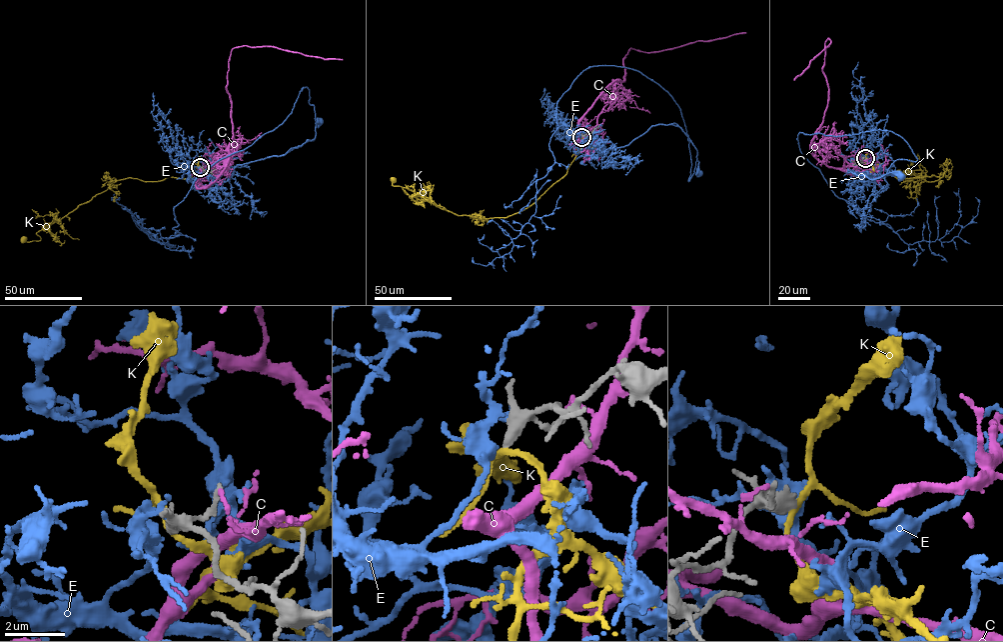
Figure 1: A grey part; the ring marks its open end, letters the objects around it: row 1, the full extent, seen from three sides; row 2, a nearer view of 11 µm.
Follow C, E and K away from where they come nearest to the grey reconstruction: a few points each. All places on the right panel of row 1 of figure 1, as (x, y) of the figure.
C: (864, 157), (864, 165), (837, 168), (810, 151), (827, 105), (822, 66), (829, 38), (793, 79)
E: (863, 157), (871, 176), (850, 170), (847, 174), (872, 179), (890, 172), (901, 176)
K: (865, 158), (899, 179), (937, 180), (946, 171), (937, 177), (905, 173), (904, 182), (898, 171)

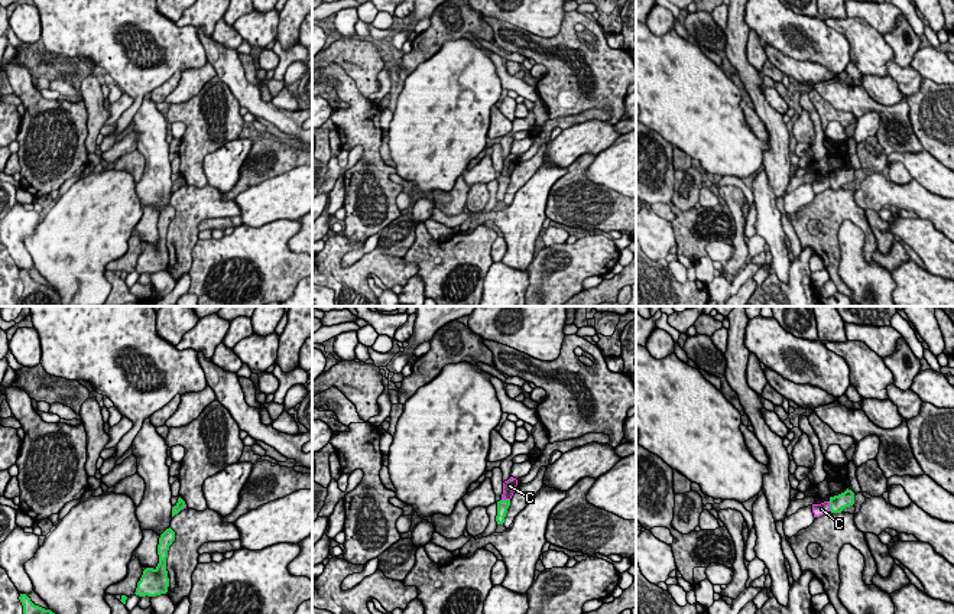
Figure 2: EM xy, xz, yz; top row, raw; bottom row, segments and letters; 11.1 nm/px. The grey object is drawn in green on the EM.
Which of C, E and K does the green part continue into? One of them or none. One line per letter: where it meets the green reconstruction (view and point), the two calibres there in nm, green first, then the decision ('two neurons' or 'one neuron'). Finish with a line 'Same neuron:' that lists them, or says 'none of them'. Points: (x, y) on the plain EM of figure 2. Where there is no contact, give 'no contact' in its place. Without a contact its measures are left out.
C: meets green in yz at (830, 182); 180 nm thick on the green side, 130 nm on the other; two neurons
E: no contact; two neurons
K: no contact; two neurons
Same neuron: none of them

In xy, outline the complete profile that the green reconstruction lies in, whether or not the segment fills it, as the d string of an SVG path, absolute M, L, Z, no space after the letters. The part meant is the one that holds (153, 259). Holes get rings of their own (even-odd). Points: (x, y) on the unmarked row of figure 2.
M169 204L160 214L158 221L159 240L153 244L146 244L140 257L137 259L136 272L139 273L156 273L168 269L169 254L166 247L168 227L175 217L175 208Z

